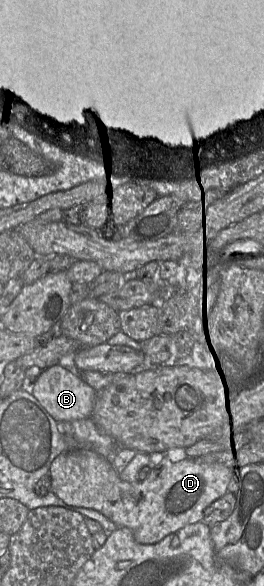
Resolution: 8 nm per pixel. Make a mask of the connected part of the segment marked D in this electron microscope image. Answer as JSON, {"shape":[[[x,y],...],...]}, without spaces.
{"shape":[[[89,447],[69,449],[57,456],[49,469],[51,491],[65,504],[100,512],[117,527],[129,528],[140,544],[156,544],[188,524],[201,522],[204,510],[226,493],[225,481],[229,472],[220,464],[203,464],[190,458],[172,462],[164,455],[143,481],[127,482],[119,477],[110,459],[99,455]]]}

